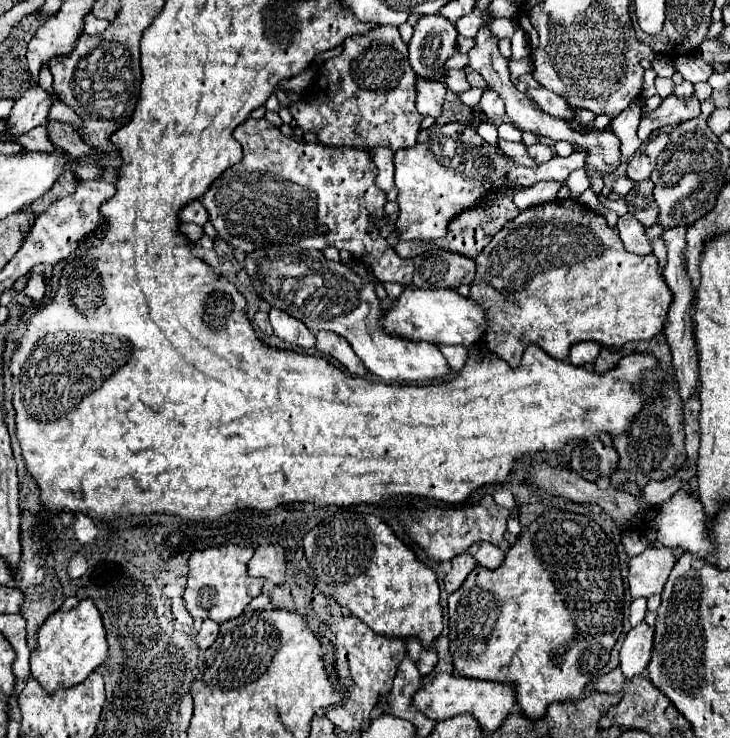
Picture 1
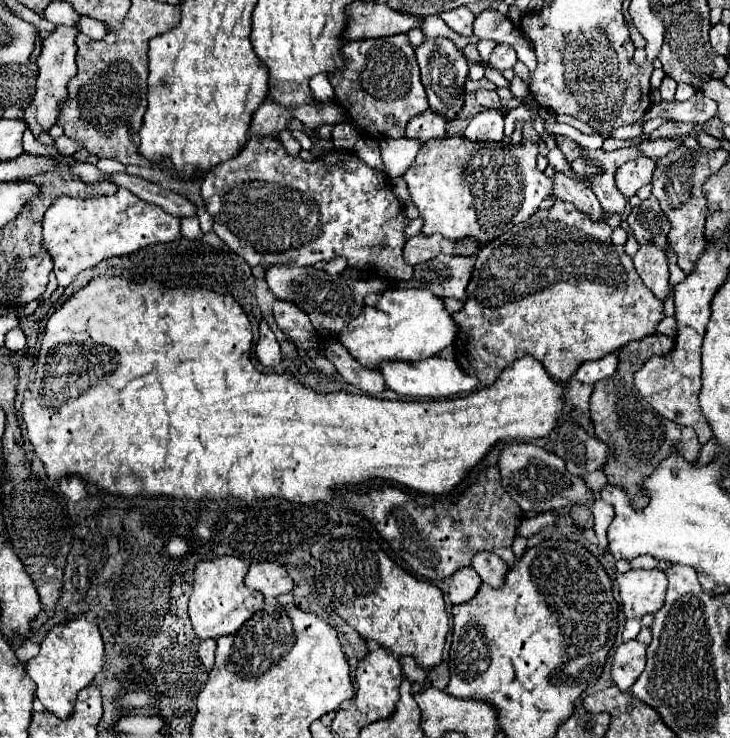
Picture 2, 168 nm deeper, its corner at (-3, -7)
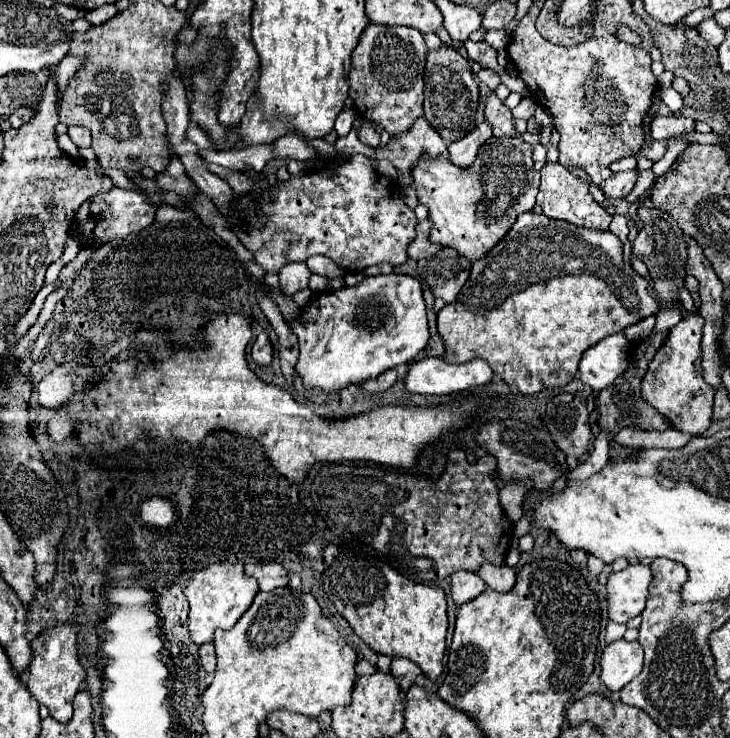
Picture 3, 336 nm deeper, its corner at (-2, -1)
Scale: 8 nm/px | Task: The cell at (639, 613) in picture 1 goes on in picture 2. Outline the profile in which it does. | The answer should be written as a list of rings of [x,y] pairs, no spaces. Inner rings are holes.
[[[632,618],[632,620],[626,620],[626,624],[624,624],[624,632],[622,632],[622,640],[624,642],[628,642],[628,640],[632,640],[632,638],[636,638],[636,634],[640,632],[640,620],[638,618]]]

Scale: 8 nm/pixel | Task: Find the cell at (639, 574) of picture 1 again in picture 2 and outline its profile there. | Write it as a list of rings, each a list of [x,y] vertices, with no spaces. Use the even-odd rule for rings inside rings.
[[[630,570],[618,574],[616,582],[626,618],[642,618],[644,614],[654,614],[662,608],[668,584],[662,570]]]

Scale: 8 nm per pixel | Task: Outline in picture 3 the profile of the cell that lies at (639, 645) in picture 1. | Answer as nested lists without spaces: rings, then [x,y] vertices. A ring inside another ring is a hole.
[[[617,640],[603,648],[601,680],[611,692],[619,692],[643,670],[643,648],[639,642]]]

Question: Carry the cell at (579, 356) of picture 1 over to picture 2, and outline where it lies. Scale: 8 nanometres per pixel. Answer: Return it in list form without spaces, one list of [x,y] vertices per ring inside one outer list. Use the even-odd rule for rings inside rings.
[[[610,352],[610,354],[606,354],[606,358],[590,360],[590,362],[582,364],[578,368],[578,372],[574,374],[574,378],[580,380],[580,382],[586,382],[586,384],[596,384],[598,380],[612,376],[616,366],[618,366],[618,358],[616,358],[614,352]]]

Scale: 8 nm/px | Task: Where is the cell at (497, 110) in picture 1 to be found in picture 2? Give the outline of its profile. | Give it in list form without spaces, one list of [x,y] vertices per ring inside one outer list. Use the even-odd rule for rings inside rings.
[[[484,110],[472,118],[462,136],[474,142],[486,142],[486,140],[500,142],[504,136],[502,132],[504,132],[504,116],[496,110]]]

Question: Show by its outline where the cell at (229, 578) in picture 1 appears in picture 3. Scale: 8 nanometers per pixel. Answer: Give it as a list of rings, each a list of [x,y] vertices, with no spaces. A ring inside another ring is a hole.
[[[215,562],[213,566],[207,566],[191,578],[189,586],[185,588],[185,596],[189,600],[189,632],[191,640],[201,646],[205,642],[211,642],[213,632],[217,628],[233,628],[237,620],[245,614],[245,610],[251,606],[255,594],[259,592],[257,582],[245,574],[243,564],[231,564],[231,562]]]

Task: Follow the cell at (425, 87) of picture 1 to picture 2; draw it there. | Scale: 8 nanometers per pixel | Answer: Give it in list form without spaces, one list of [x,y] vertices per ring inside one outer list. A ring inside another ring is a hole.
[[[426,110],[424,114],[410,120],[410,124],[406,126],[404,138],[414,138],[420,142],[426,142],[432,138],[442,140],[442,138],[446,138],[446,120],[430,110]]]

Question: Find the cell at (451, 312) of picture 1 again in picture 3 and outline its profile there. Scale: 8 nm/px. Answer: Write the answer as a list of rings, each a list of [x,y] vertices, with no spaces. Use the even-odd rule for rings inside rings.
[[[403,274],[371,276],[353,288],[345,286],[337,292],[317,294],[309,306],[303,308],[301,316],[291,324],[291,330],[297,334],[301,348],[295,370],[301,374],[305,388],[311,390],[313,386],[319,386],[325,392],[337,392],[351,382],[359,384],[365,378],[375,378],[389,368],[413,362],[429,342],[423,288],[419,280]]]

